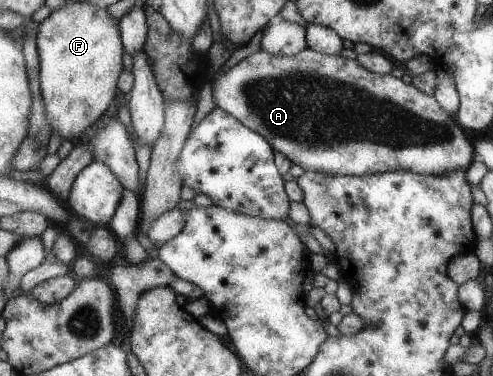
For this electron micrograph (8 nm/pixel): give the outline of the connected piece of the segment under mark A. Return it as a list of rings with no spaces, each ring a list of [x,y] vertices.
[[[308,48],[291,56],[269,55],[269,53],[259,50],[247,55],[234,66],[223,70],[220,75],[214,75],[209,83],[216,107],[219,107],[223,112],[227,112],[234,119],[239,120],[244,127],[251,129],[259,136],[263,136],[275,153],[278,152],[285,155],[291,161],[291,164],[300,166],[304,171],[310,170],[326,175],[355,176],[389,173],[389,171],[395,171],[395,169],[403,169],[403,171],[413,171],[413,173],[426,175],[445,175],[445,173],[449,174],[451,171],[465,173],[471,163],[476,160],[475,148],[471,147],[469,139],[465,139],[460,125],[456,123],[455,118],[449,117],[439,107],[432,95],[425,95],[425,93],[413,87],[412,84],[407,85],[401,79],[396,79],[390,74],[379,75],[369,72],[361,67],[356,59],[345,59],[345,57],[338,55],[322,55]]]

